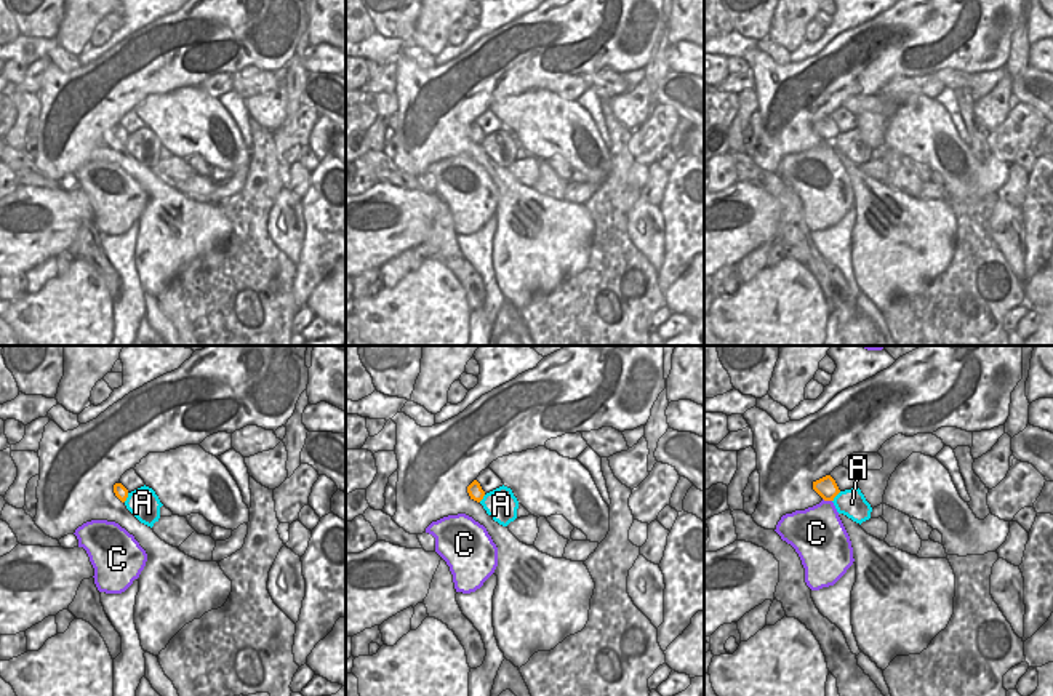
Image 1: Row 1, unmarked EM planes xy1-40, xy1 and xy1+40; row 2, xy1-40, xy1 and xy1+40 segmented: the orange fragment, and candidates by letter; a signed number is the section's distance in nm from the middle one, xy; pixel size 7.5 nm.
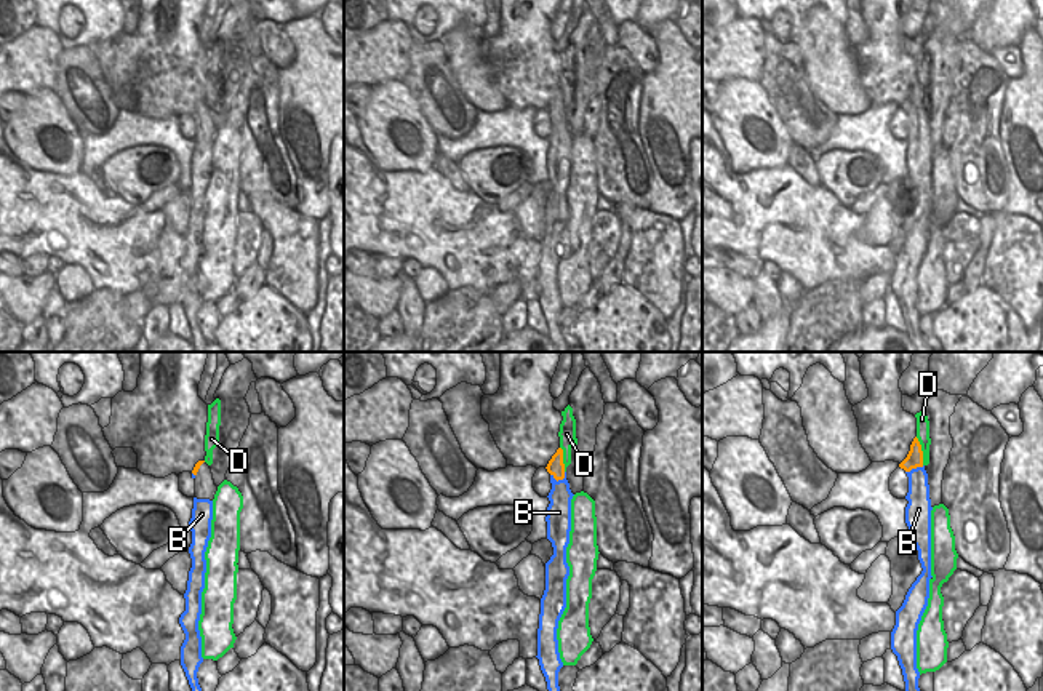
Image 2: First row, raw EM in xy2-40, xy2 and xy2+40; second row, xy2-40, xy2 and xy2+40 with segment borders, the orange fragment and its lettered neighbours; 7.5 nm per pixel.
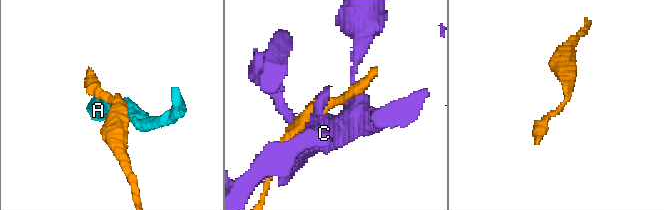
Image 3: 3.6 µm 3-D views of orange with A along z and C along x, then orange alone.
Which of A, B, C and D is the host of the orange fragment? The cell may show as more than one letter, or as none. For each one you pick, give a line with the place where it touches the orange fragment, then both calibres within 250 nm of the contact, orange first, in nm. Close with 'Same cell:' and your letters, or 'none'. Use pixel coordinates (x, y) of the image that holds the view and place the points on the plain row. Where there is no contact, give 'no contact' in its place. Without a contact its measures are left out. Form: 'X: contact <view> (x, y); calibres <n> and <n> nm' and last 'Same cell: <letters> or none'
Same cell: none

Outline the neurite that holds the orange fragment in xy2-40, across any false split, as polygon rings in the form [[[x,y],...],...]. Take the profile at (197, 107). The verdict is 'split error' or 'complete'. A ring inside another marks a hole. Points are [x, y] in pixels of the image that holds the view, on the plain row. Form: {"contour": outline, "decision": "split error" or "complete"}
{"contour": [[[198,102],[192,115],[195,117],[195,139],[213,142],[218,128],[214,126],[210,107],[205,102]]], "decision": "split error"}

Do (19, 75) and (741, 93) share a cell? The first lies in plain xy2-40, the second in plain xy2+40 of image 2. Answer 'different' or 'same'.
different

